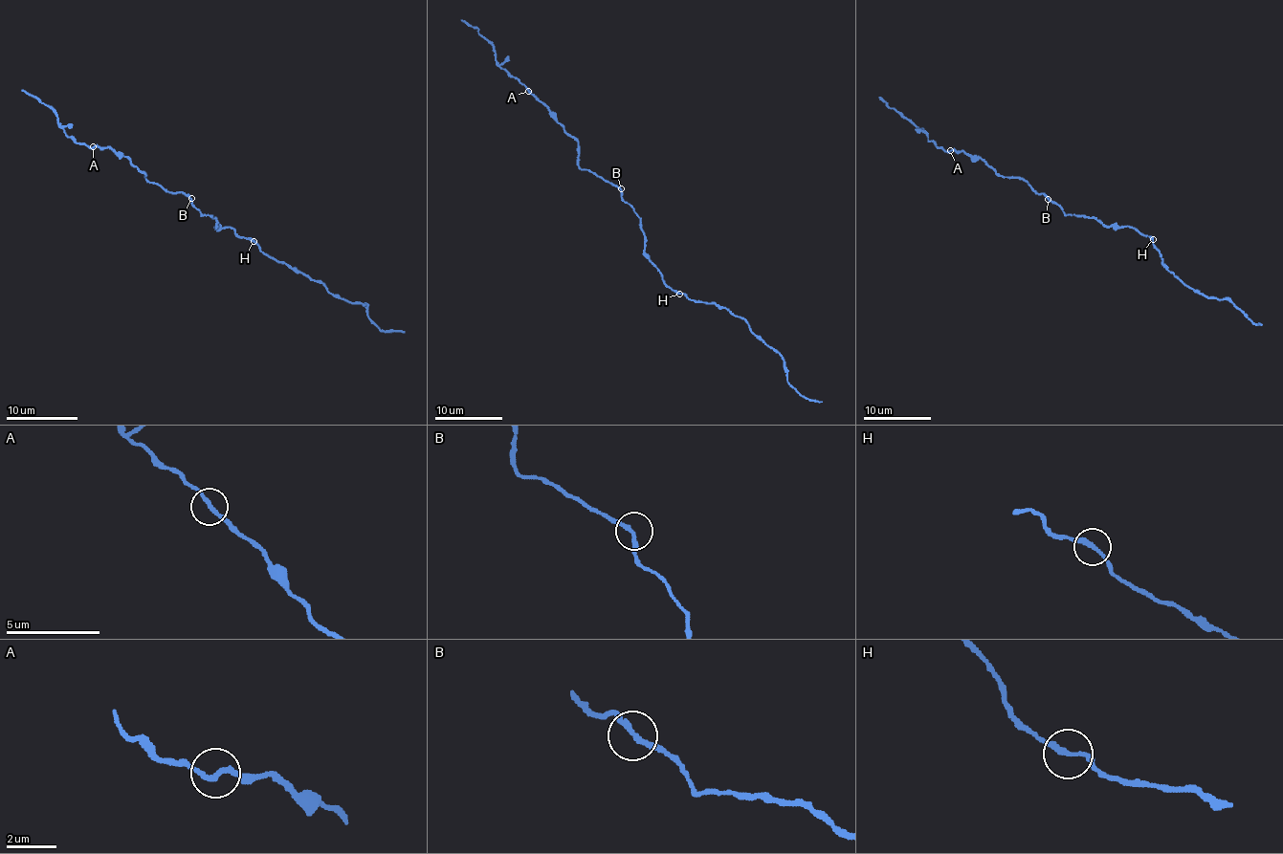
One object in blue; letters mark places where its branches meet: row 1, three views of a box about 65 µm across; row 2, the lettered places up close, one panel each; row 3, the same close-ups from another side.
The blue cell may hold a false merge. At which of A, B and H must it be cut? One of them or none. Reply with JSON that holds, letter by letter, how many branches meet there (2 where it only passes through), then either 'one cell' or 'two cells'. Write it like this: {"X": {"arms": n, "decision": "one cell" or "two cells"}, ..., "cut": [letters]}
{"A": {"arms": 2, "decision": "one cell"}, "B": {"arms": 2, "decision": "one cell"}, "H": {"arms": 2, "decision": "two cells"}, "cut": ["H"]}

